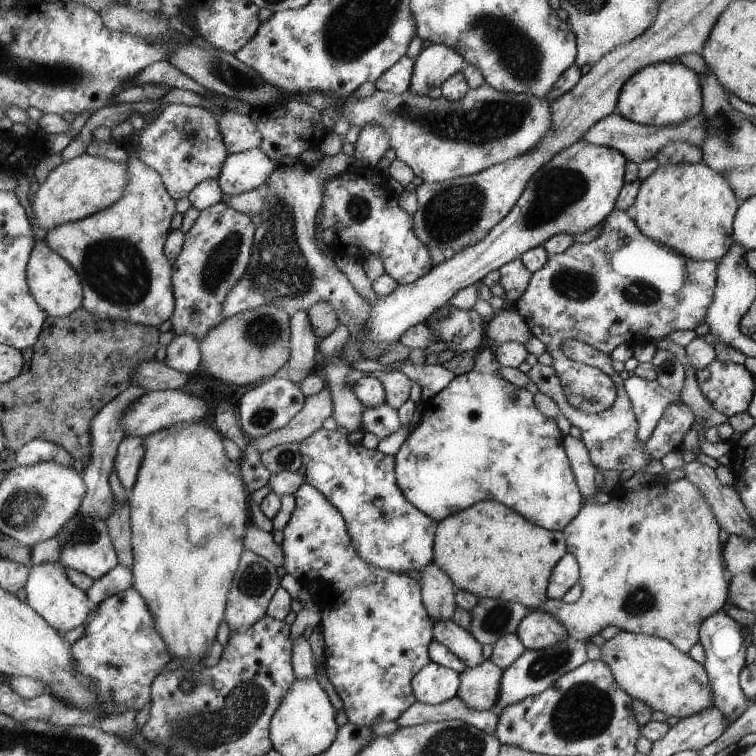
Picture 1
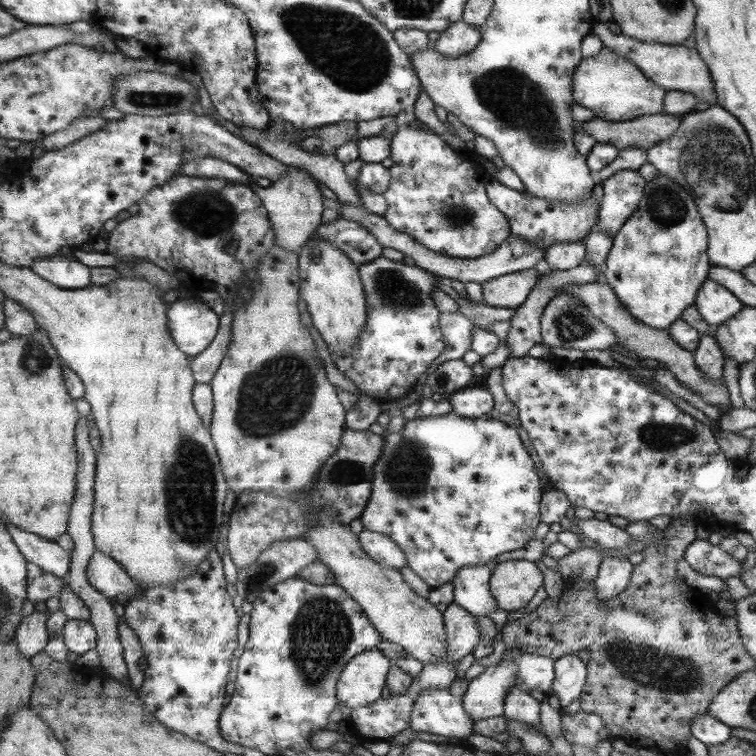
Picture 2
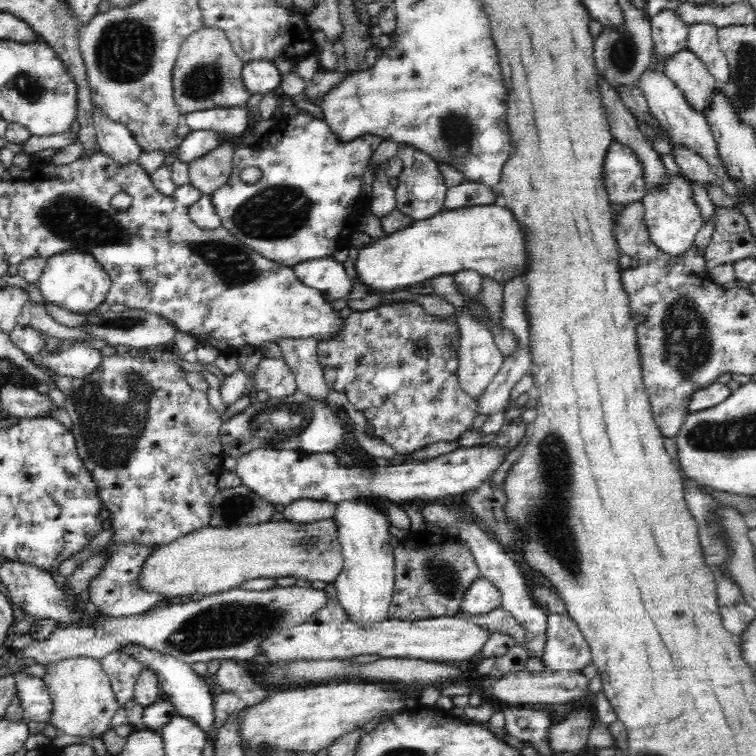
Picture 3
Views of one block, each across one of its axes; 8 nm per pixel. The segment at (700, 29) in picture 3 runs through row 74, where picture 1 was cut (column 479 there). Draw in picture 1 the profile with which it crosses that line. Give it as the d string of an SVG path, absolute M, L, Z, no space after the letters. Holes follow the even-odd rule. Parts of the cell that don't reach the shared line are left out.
M456 696L437 705L417 700L399 716L396 723L400 727L413 727L427 722L461 720L495 736L498 719L499 716L490 709L474 710Z

